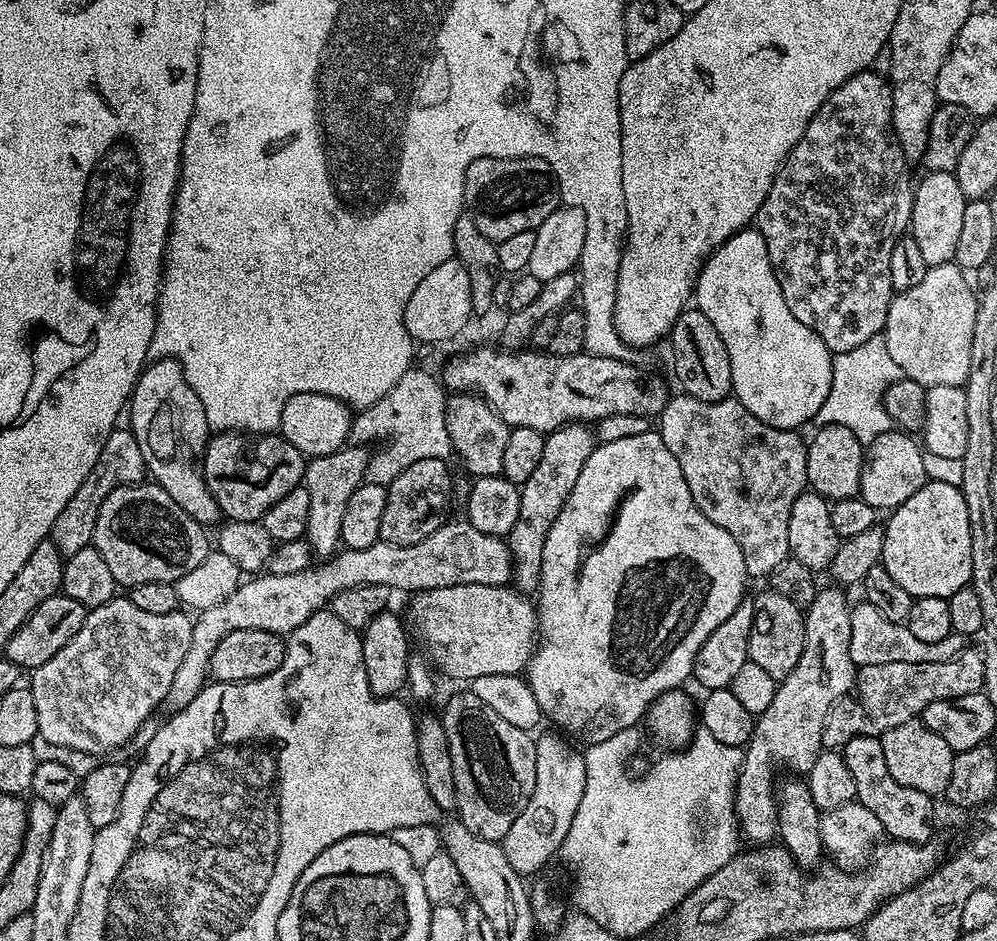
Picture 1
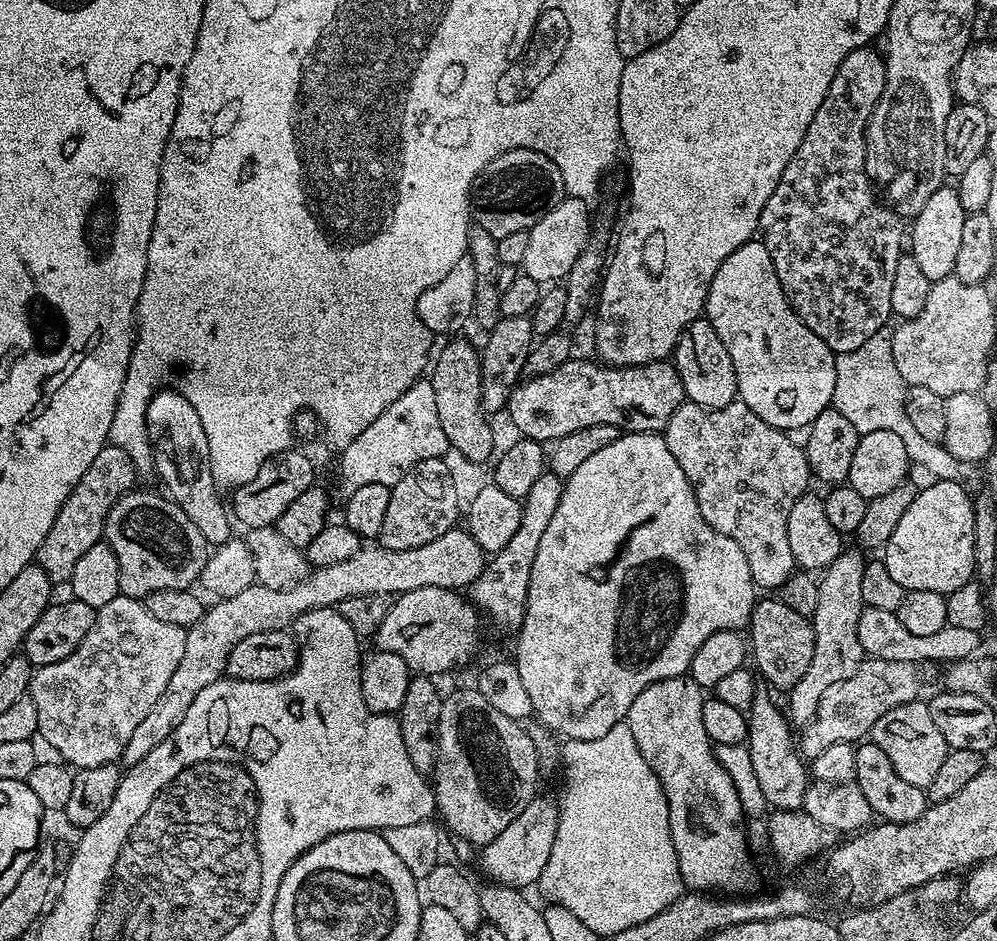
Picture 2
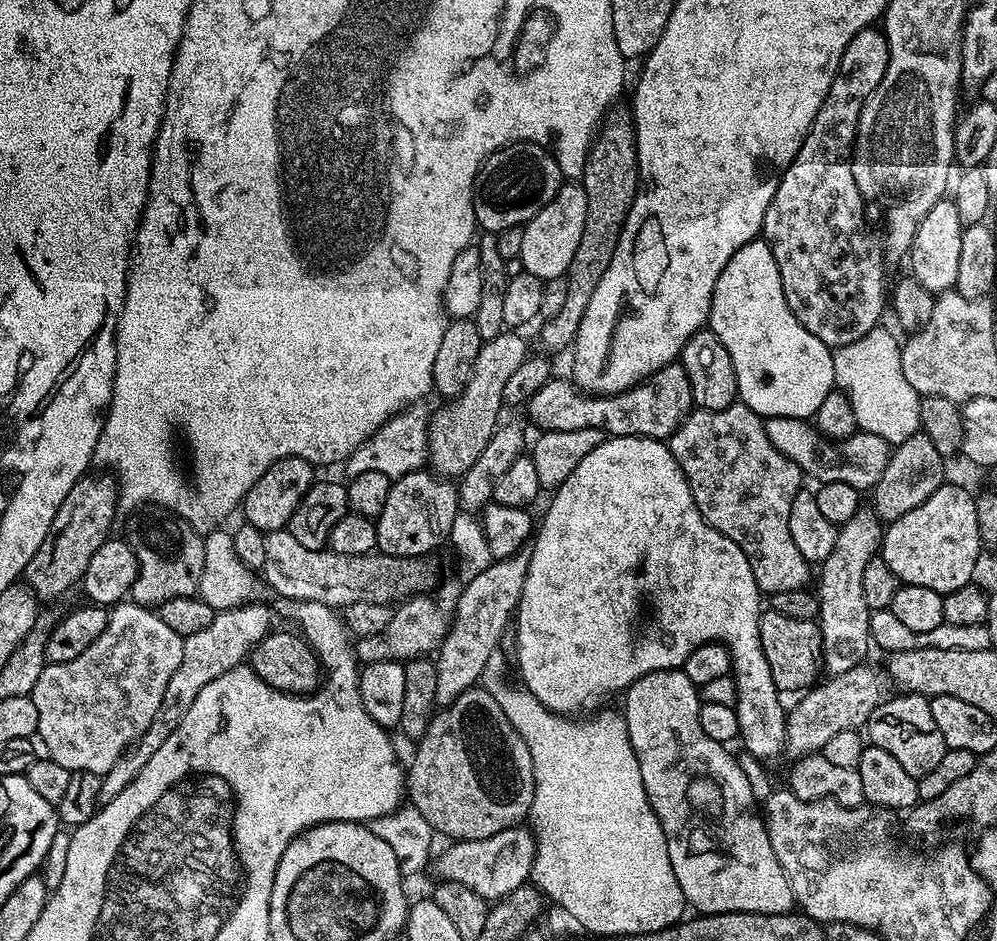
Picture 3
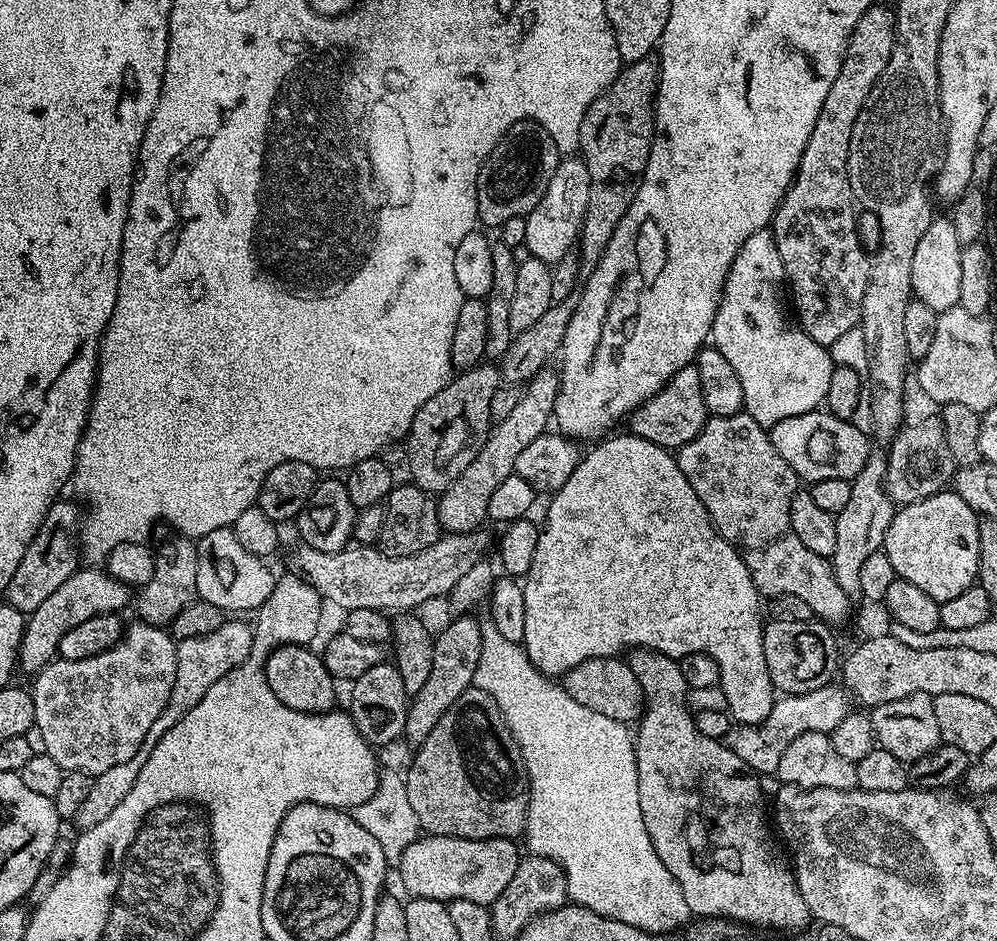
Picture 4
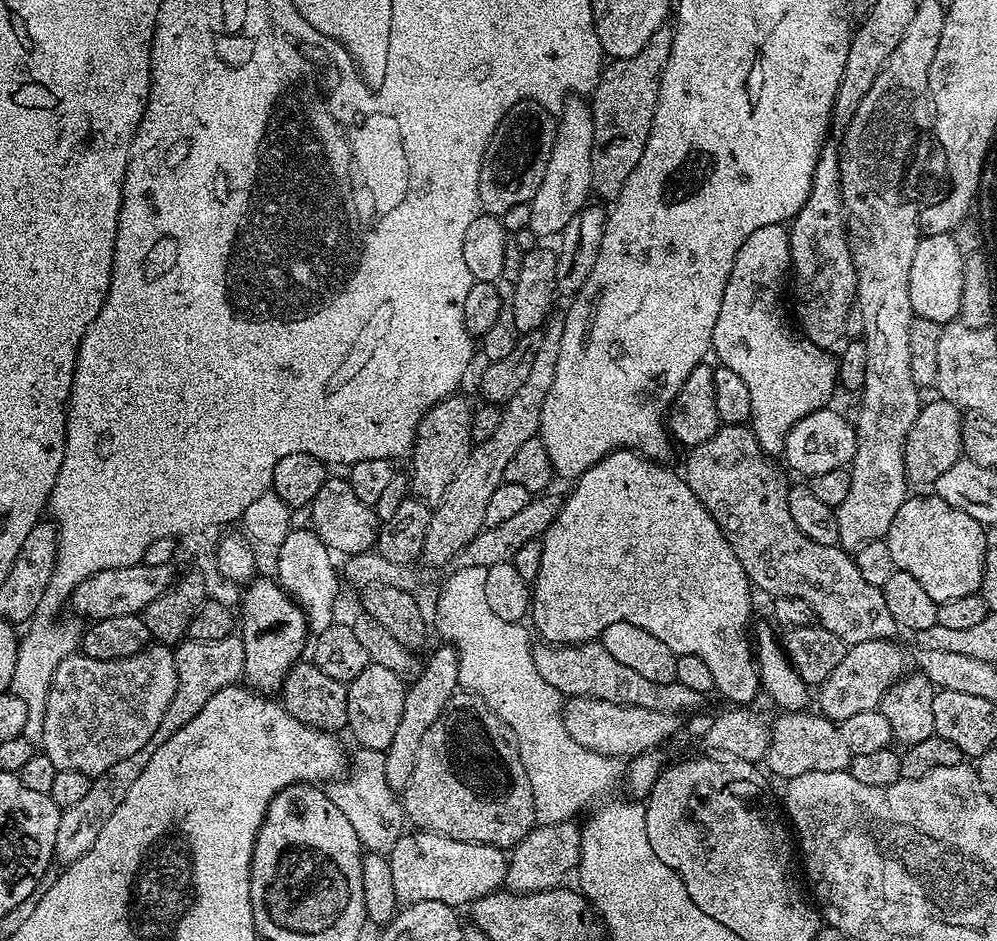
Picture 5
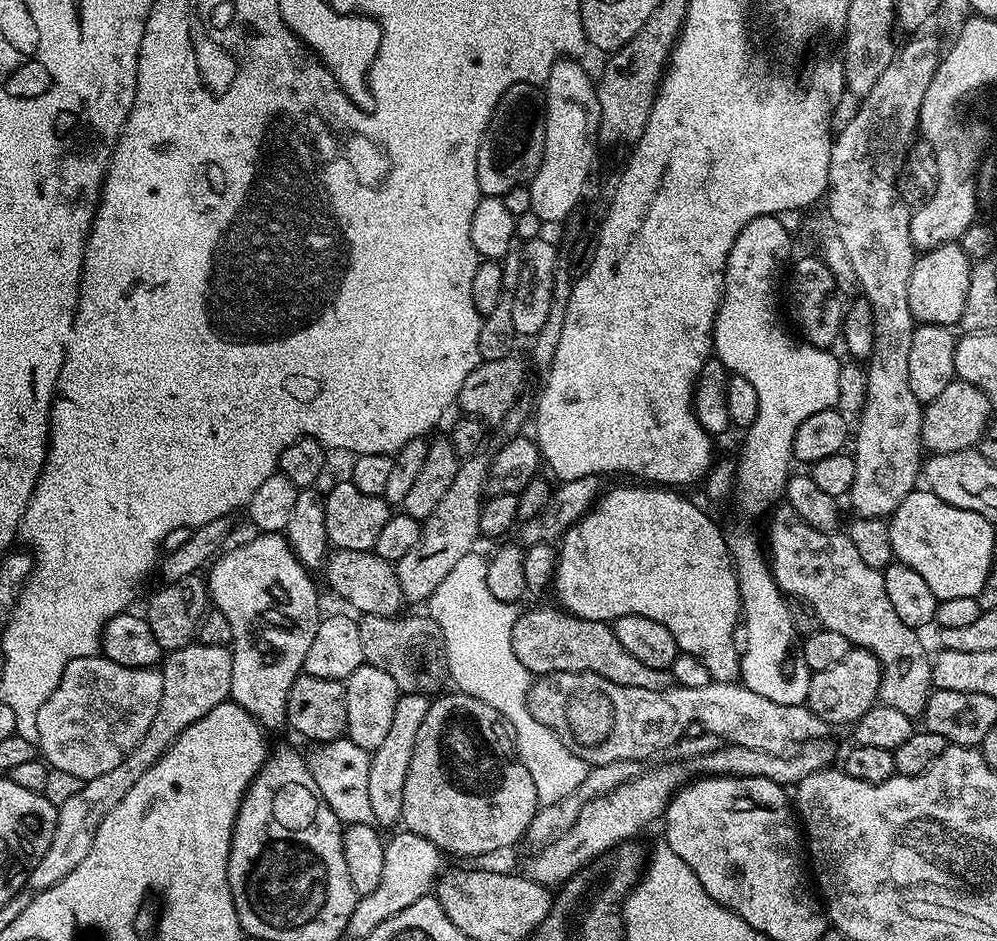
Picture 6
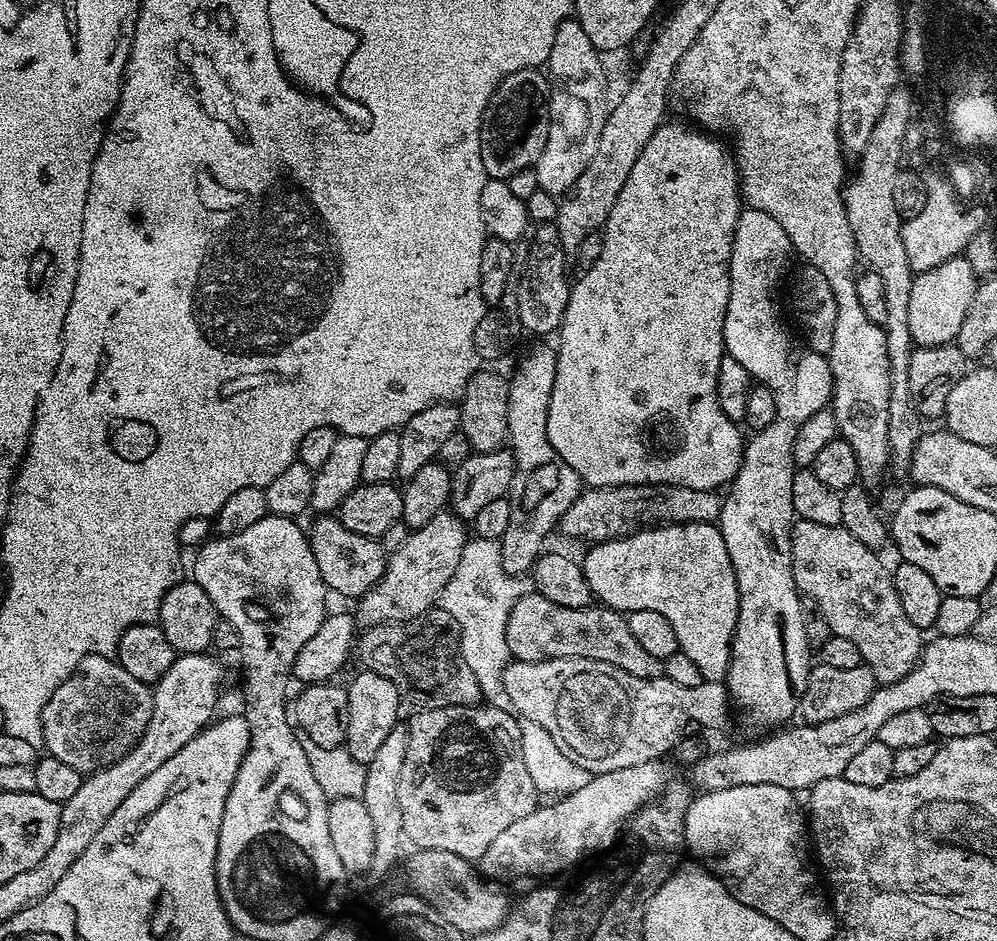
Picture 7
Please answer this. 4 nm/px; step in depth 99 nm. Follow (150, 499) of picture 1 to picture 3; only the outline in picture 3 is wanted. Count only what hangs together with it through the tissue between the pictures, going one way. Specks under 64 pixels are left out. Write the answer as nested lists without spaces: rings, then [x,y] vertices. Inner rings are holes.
[[[152,506],[133,516],[136,517],[129,522],[126,533],[128,545],[134,550],[138,562],[138,574],[130,593],[131,603],[152,608],[168,599],[195,597],[202,578],[205,537],[195,532],[191,524],[177,516],[175,511],[166,508]]]

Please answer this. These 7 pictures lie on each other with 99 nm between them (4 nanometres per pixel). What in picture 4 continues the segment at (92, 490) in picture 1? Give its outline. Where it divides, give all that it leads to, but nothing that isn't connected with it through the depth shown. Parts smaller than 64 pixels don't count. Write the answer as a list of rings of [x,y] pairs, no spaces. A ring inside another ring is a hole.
[[[67,498],[54,501],[26,554],[22,554],[22,562],[18,562],[18,570],[14,570],[14,578],[10,578],[6,593],[6,602],[19,612],[27,614],[38,610],[38,606],[42,606],[42,602],[46,602],[46,598],[50,598],[50,594],[54,594],[54,590],[58,590],[58,586],[62,586],[62,582],[81,567],[82,511],[81,505],[76,504],[71,504]]]

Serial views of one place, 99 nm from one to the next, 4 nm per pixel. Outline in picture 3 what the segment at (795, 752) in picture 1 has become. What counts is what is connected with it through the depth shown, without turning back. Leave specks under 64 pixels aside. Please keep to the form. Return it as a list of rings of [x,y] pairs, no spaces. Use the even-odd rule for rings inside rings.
[[[861,506],[858,514],[850,518],[850,522],[839,525],[834,542],[834,550],[830,558],[826,558],[823,564],[819,565],[820,588],[820,615],[818,623],[822,634],[822,646],[824,647],[823,671],[828,676],[841,676],[846,670],[856,668],[859,664],[865,663],[868,648],[870,649],[870,609],[866,606],[866,597],[862,595],[862,574],[866,570],[866,562],[870,562],[873,556],[877,555],[882,544],[882,521],[871,507]]]

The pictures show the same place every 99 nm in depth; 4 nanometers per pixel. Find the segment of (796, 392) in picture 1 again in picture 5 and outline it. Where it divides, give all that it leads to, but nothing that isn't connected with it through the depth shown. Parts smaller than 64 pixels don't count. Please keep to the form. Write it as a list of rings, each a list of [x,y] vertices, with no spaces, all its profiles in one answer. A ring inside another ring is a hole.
[[[775,224],[774,226],[758,226],[758,230],[754,230],[754,234],[750,234],[750,238],[746,238],[746,242],[742,242],[742,250],[738,250],[738,254],[734,258],[734,266],[730,270],[730,278],[726,282],[726,290],[724,297],[720,303],[718,310],[718,322],[714,322],[714,338],[712,339],[711,351],[716,352],[716,356],[723,367],[734,370],[734,374],[738,374],[738,378],[742,378],[742,382],[746,382],[746,390],[750,390],[750,410],[752,418],[750,427],[754,435],[758,438],[758,446],[762,446],[762,450],[766,455],[776,458],[779,452],[788,444],[788,431],[795,429],[799,425],[802,418],[806,418],[806,414],[810,414],[814,410],[825,407],[829,403],[828,400],[832,396],[832,391],[837,391],[838,377],[836,374],[837,357],[833,355],[829,349],[819,348],[814,342],[805,340],[803,335],[794,327],[793,321],[784,313],[784,300],[780,295],[785,295],[786,284],[784,288],[784,279],[789,279],[790,269],[792,267],[792,255],[790,254],[790,238],[788,237],[788,228],[784,224]]]

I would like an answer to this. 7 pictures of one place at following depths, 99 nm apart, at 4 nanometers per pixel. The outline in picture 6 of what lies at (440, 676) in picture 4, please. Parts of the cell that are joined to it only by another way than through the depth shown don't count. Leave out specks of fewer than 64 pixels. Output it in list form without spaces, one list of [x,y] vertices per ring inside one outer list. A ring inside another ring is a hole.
[[[403,693],[394,706],[394,722],[390,722],[386,742],[382,742],[382,746],[378,746],[371,753],[367,792],[370,793],[373,821],[377,825],[401,823],[402,794],[406,790],[406,770],[410,770],[410,758],[414,758],[414,742],[418,738],[418,730],[422,727],[422,722],[426,719],[429,703],[429,697],[422,694]]]

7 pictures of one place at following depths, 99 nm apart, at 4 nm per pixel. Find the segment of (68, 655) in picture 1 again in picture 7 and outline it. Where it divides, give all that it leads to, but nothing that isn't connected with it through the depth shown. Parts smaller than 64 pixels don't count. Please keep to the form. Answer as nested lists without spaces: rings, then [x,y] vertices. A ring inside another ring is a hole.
[[[83,656],[72,676],[50,694],[50,702],[40,712],[40,735],[44,739],[47,755],[66,762],[66,766],[74,766],[81,774],[96,772],[99,768],[118,762],[118,758],[126,755],[142,738],[146,730],[146,722],[150,722],[152,713],[152,688],[138,682],[138,678],[126,674],[115,659],[107,656]]]

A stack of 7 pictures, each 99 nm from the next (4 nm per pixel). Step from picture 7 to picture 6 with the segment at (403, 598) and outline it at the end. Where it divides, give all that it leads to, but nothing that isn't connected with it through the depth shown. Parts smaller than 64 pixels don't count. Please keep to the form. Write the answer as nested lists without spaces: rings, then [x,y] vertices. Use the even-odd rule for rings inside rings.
[[[487,455],[469,456],[463,461],[454,474],[454,482],[450,482],[450,490],[446,490],[446,498],[438,502],[438,510],[423,521],[420,529],[420,541],[406,558],[395,561],[398,582],[402,586],[405,601],[420,600],[426,602],[442,586],[442,578],[454,570],[454,566],[466,554],[477,547],[476,540],[480,535],[480,506],[486,499],[488,486],[488,470],[490,460]]]

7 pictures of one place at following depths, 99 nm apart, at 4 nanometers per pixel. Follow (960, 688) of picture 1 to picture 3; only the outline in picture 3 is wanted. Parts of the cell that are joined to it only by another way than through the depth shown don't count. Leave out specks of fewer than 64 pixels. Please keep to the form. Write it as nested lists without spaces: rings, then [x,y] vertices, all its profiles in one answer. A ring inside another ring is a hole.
[[[867,663],[859,664],[856,668],[846,670],[846,674],[841,676],[828,676],[823,682],[817,683],[815,686],[807,689],[799,697],[800,700],[796,704],[796,709],[787,713],[786,719],[786,738],[784,746],[787,755],[792,755],[792,758],[801,756],[810,756],[819,753],[826,746],[826,742],[830,742],[830,738],[834,738],[834,734],[838,734],[842,730],[850,730],[851,732],[863,729],[868,723],[870,714],[874,714],[874,710],[879,704],[883,704],[886,699],[884,693],[884,684],[886,685],[885,677],[876,668],[868,668]]]

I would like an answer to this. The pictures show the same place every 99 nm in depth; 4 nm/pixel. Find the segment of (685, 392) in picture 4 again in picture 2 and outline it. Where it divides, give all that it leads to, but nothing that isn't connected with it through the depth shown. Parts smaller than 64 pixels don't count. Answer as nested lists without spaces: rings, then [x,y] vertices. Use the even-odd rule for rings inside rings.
[[[570,359],[558,366],[558,370],[525,379],[513,388],[506,413],[521,437],[555,442],[590,426],[614,426],[621,433],[663,433],[670,418],[674,418],[674,410],[685,403],[682,378],[671,359],[651,360],[649,364],[627,368],[614,368],[592,360]]]

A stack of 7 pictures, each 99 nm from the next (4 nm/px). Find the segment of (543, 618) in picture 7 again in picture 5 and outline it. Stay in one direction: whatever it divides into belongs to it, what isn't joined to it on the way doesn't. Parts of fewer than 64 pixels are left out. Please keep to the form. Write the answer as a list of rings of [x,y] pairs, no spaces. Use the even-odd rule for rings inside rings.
[[[598,642],[587,644],[546,644],[537,643],[532,649],[534,666],[538,666],[538,674],[550,682],[565,697],[593,696],[606,702],[615,704],[629,704],[639,708],[653,708],[659,712],[675,712],[688,714],[699,709],[705,693],[690,690],[678,683],[659,684],[650,682],[650,678],[642,678],[630,666],[622,666],[618,658],[610,654],[610,650],[603,648]]]

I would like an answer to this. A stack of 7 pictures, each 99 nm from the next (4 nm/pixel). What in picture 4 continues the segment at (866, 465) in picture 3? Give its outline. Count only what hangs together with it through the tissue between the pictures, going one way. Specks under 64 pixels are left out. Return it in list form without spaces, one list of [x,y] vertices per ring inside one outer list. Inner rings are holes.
[[[827,410],[798,414],[790,422],[792,428],[792,468],[801,481],[812,484],[826,482],[826,478],[852,480],[859,474],[870,455],[868,436],[852,420],[843,420]]]

